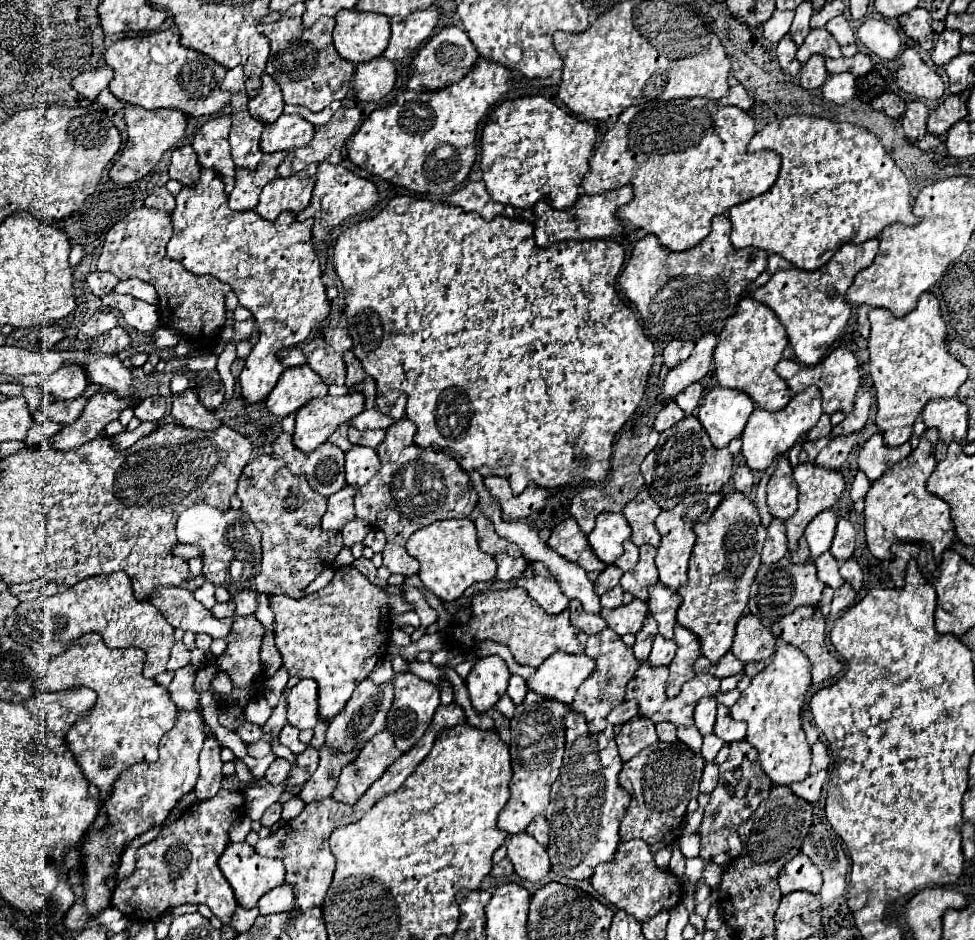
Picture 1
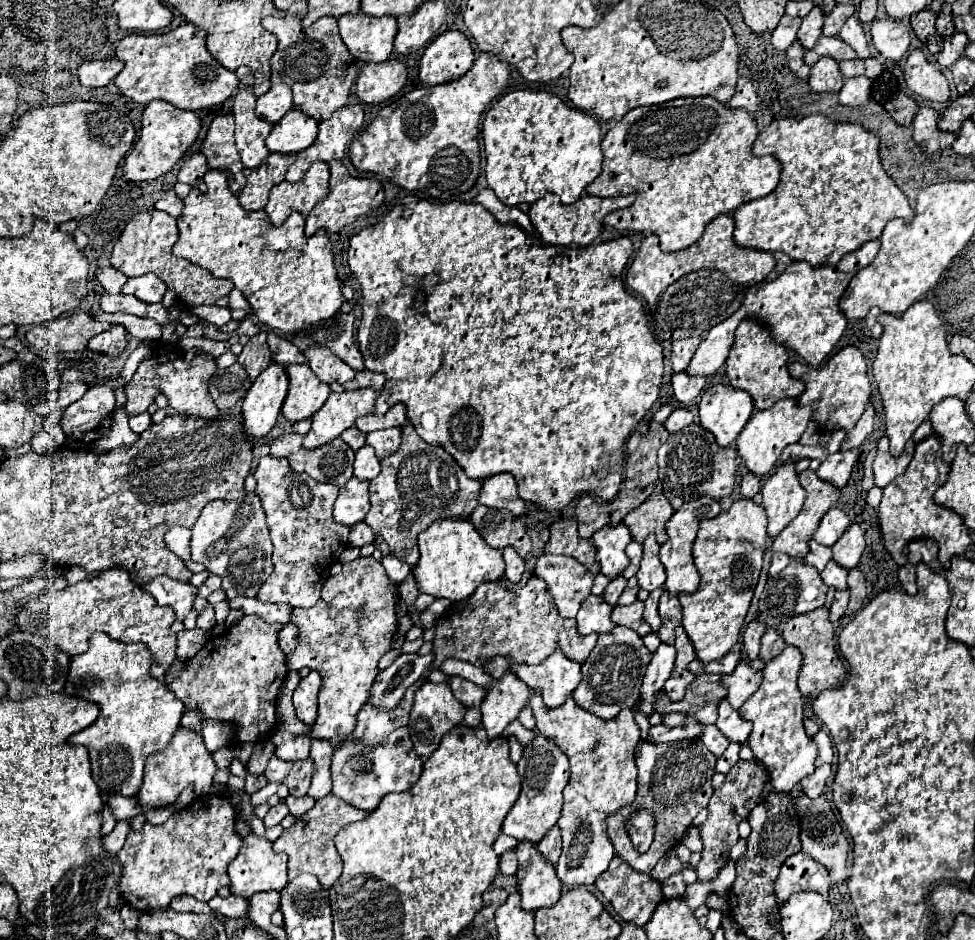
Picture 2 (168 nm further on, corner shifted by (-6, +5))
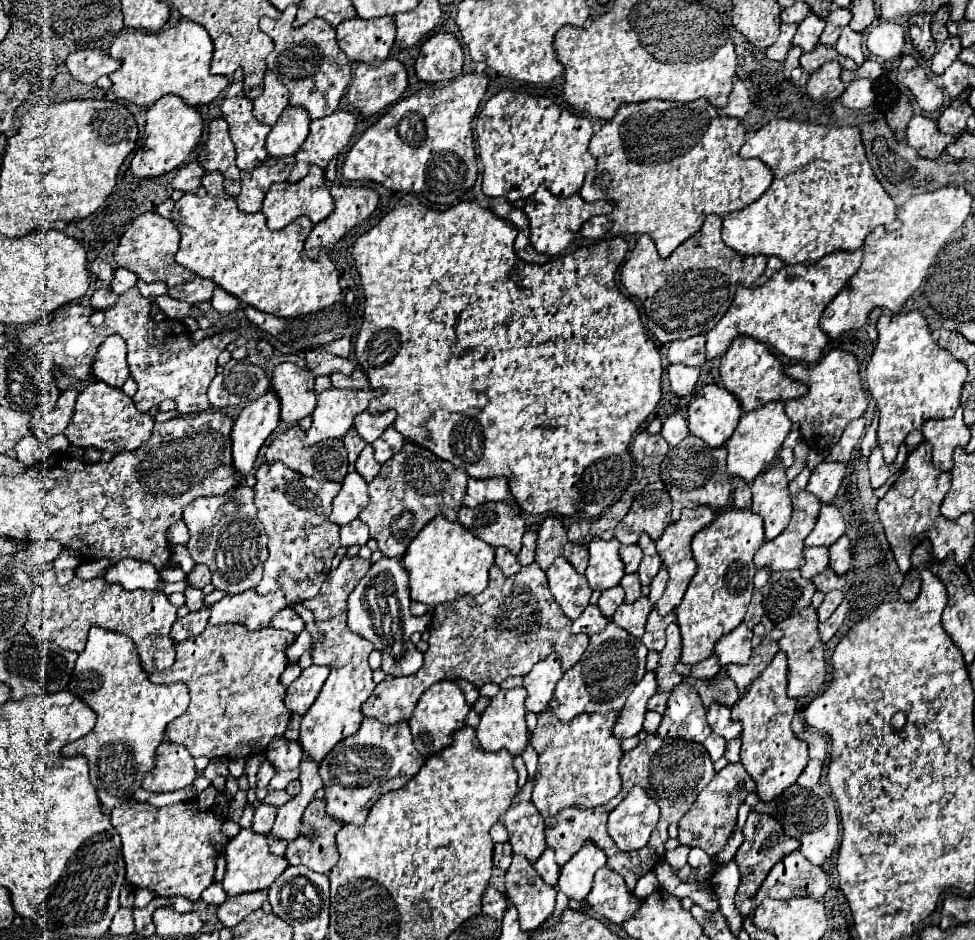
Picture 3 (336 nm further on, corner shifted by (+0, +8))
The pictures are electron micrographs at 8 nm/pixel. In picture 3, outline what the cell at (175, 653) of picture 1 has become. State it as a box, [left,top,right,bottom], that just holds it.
[171,609,209,641]

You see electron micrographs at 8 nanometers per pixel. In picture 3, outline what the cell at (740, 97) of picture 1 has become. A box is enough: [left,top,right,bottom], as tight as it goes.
[719,81,751,119]

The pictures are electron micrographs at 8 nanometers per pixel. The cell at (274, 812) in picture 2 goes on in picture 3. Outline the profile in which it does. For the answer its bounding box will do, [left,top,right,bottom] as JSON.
[253,803,277,835]

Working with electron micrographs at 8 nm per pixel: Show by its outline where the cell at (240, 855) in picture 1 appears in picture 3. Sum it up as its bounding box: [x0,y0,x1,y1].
[223,829,289,895]

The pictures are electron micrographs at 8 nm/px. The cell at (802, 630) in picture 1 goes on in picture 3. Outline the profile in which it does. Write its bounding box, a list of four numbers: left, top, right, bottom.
[777,605,829,697]

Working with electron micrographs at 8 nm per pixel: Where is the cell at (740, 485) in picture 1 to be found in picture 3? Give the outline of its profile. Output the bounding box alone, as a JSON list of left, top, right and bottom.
[733,479,751,509]

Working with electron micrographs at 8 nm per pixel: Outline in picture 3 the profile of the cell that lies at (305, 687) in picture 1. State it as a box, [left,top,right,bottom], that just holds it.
[285,665,329,715]

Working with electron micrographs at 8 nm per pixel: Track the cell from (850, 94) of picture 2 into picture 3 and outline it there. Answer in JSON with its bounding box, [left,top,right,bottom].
[839,79,875,109]

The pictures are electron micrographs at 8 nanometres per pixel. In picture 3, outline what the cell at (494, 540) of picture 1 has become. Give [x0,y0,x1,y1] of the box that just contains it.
[459,503,525,555]

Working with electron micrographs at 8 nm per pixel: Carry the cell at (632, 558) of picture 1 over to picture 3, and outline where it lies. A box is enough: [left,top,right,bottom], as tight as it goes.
[619,545,641,573]

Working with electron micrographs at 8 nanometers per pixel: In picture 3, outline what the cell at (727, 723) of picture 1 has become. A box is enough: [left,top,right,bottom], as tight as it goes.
[707,705,741,741]

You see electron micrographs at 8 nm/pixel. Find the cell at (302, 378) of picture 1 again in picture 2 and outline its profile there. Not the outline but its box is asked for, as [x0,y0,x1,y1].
[283,364,331,422]

